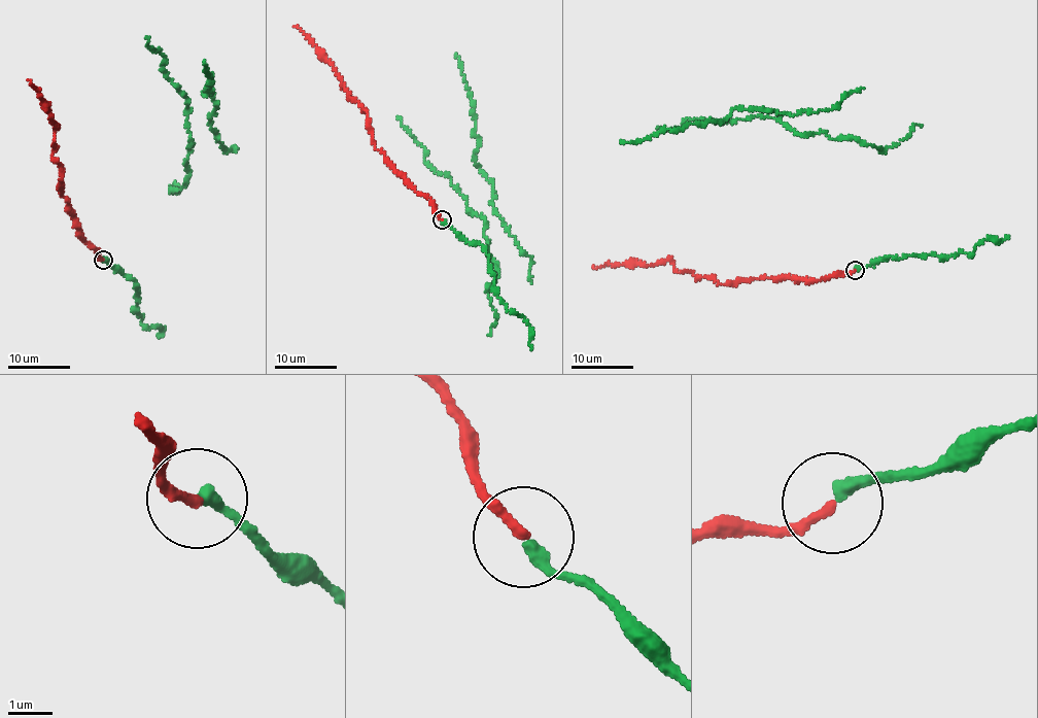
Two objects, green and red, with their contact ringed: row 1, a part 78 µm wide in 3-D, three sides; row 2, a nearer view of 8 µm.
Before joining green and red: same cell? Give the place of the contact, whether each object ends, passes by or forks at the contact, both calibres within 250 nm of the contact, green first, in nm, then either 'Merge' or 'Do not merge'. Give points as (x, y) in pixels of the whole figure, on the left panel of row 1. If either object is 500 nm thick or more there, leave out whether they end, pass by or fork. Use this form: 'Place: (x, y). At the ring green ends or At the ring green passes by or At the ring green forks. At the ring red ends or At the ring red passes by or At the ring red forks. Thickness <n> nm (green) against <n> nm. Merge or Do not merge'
Place: (103, 260). At the ring green ends. At the ring red ends. Thickness 280 nm (green) against 200 nm. Merge

